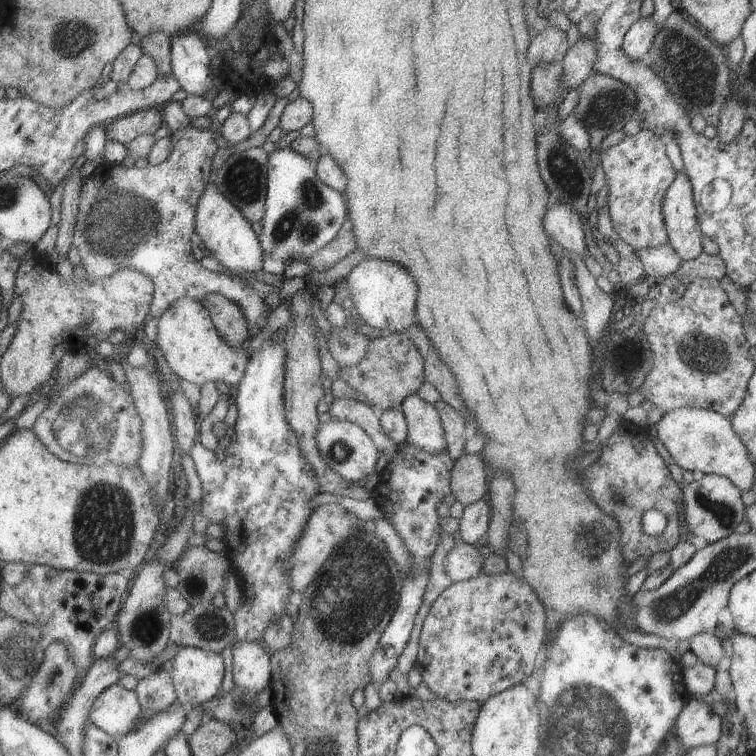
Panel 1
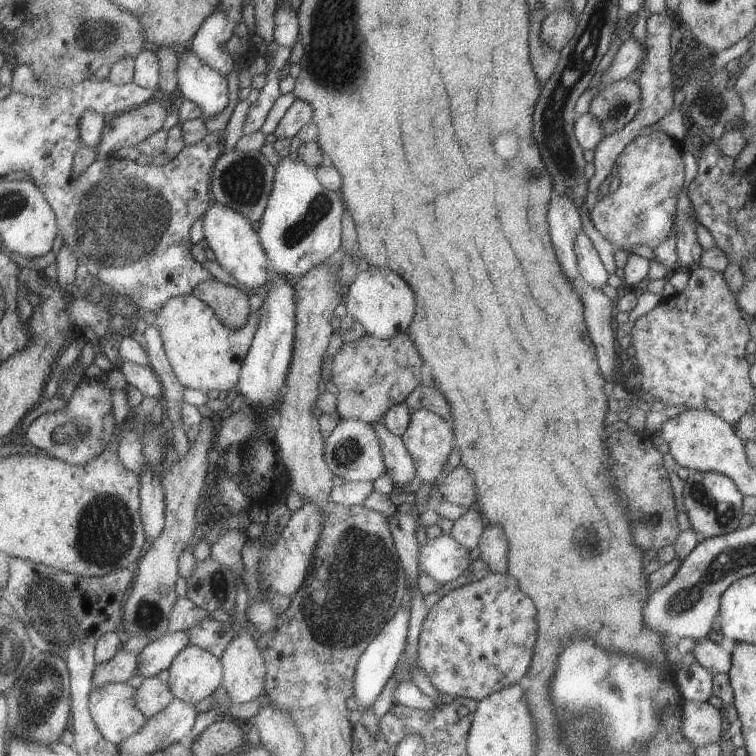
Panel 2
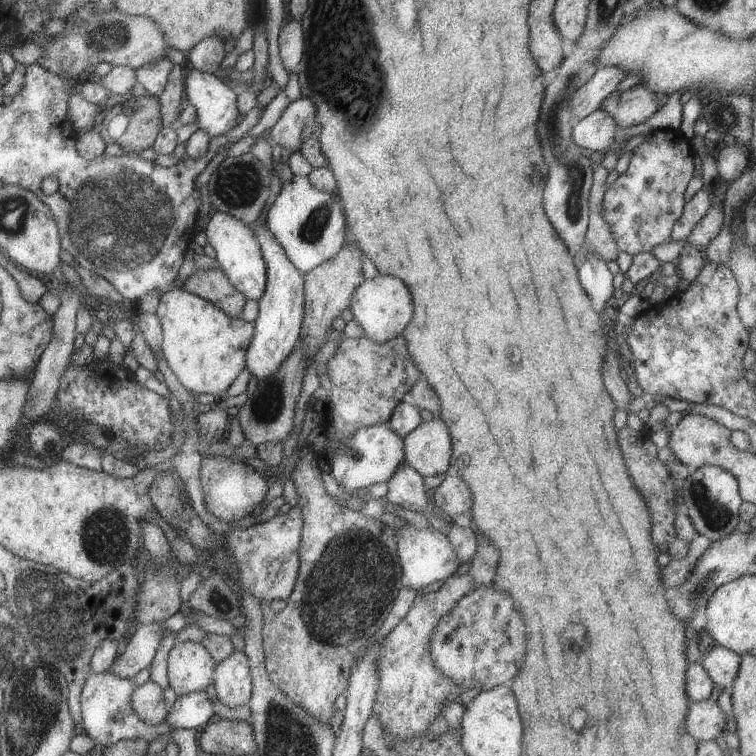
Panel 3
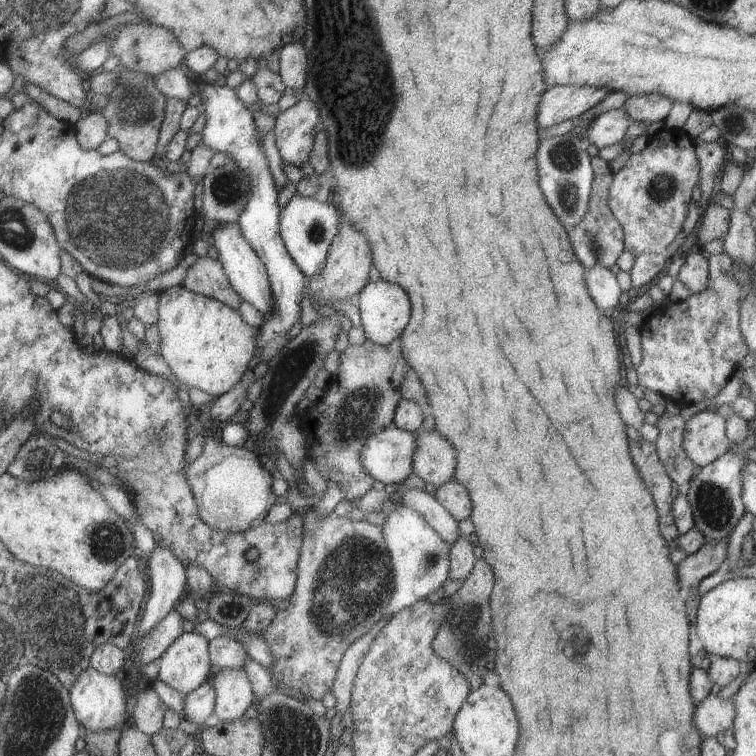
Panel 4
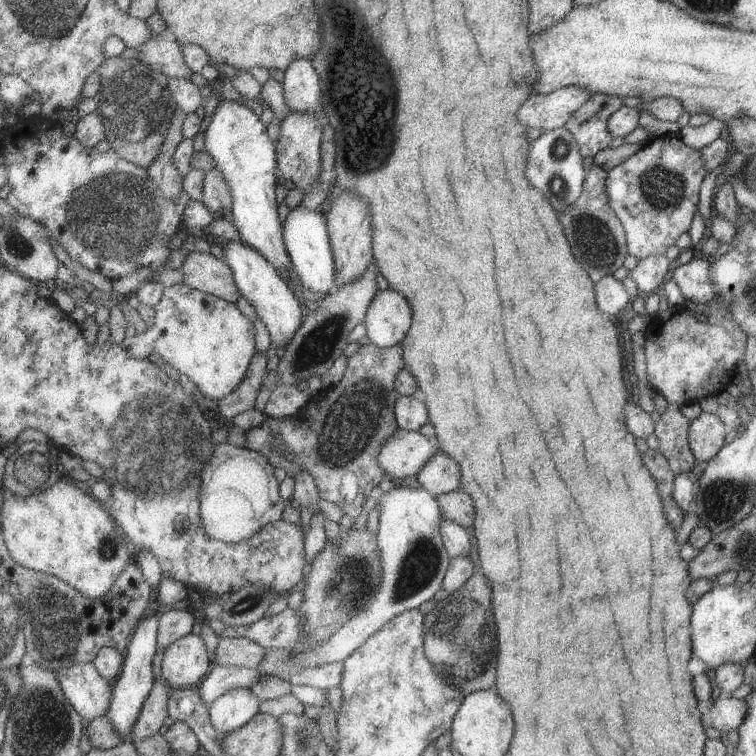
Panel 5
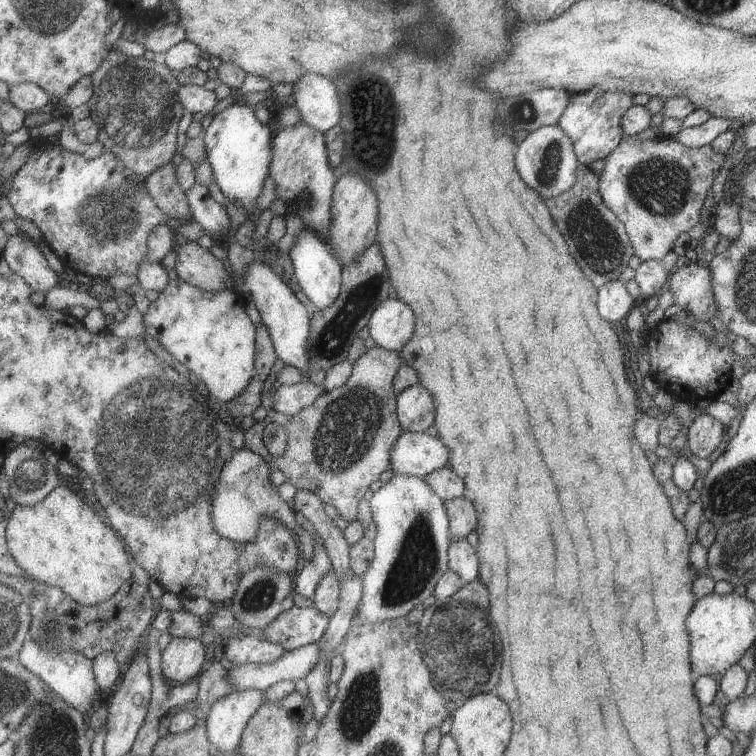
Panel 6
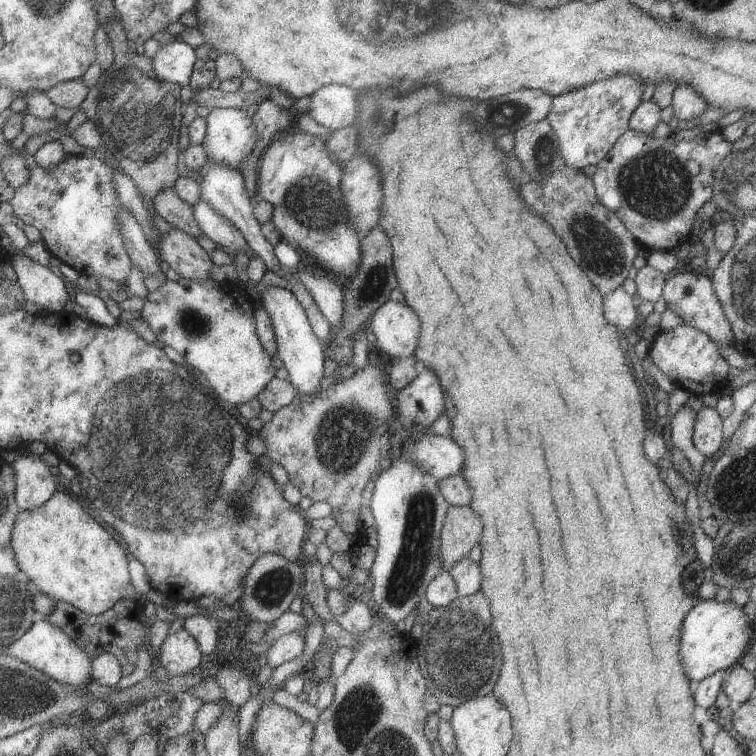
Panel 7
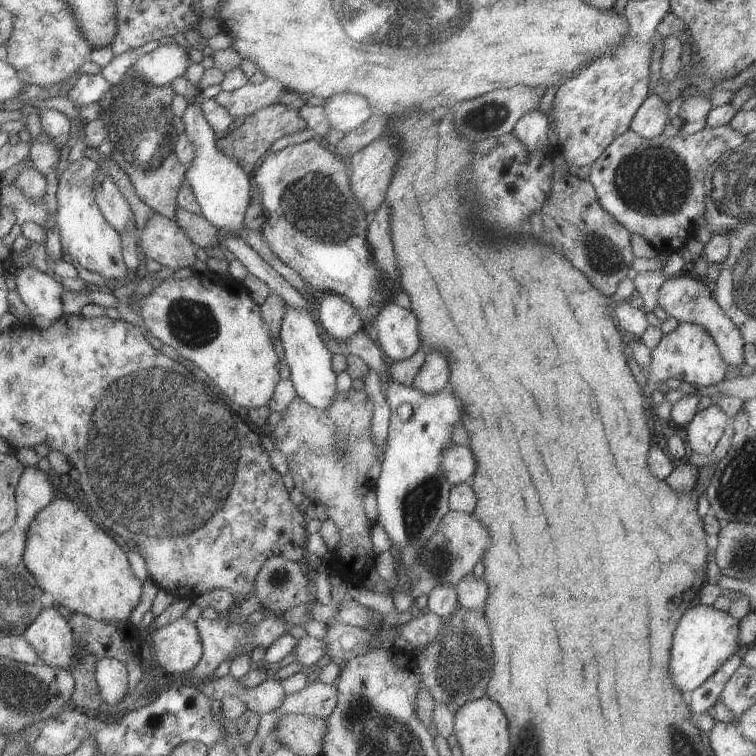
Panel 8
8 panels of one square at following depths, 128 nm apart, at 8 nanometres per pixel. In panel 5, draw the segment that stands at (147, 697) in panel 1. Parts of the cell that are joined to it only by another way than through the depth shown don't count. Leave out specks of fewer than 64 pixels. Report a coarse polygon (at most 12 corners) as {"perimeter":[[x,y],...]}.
{"perimeter":[[156,678],[129,740],[154,736],[170,722],[172,688]]}

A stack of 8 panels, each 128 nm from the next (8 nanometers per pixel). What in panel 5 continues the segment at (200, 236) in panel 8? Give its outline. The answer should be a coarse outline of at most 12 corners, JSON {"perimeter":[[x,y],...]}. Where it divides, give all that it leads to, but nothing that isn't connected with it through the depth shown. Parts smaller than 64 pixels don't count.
{"perimeter":[[176,108],[158,156],[147,167],[170,200],[182,196],[174,150],[184,140],[187,114]]}

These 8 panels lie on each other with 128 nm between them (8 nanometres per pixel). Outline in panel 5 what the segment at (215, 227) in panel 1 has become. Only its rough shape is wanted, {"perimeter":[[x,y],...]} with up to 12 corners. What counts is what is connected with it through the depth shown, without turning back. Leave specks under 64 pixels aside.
{"perimeter":[[220,241],[239,293],[284,348],[302,326],[289,281],[254,247]]}

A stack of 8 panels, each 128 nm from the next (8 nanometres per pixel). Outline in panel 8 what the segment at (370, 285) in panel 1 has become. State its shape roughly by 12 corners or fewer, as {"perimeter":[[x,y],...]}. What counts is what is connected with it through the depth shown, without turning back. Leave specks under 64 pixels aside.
{"perimeter":[[388,300],[374,319],[381,351],[410,358],[422,345],[411,309]]}

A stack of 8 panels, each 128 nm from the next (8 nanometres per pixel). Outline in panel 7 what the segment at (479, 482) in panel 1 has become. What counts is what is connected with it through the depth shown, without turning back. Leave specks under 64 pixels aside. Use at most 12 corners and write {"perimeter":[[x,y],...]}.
{"perimeter":[[450,506],[440,544],[442,569],[460,562],[482,538],[472,508]]}

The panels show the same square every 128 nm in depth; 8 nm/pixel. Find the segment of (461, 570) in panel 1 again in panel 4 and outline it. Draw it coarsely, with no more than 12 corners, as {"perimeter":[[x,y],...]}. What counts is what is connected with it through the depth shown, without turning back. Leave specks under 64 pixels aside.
{"perimeter":[[420,512],[382,525],[392,594],[382,618],[438,590],[451,545]]}

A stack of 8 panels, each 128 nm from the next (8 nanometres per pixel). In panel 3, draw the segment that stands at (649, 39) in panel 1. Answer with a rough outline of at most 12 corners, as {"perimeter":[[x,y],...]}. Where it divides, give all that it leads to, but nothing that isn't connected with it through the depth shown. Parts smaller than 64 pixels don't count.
{"perimeter":[[620,66],[600,67],[568,102],[586,118],[617,90]]}

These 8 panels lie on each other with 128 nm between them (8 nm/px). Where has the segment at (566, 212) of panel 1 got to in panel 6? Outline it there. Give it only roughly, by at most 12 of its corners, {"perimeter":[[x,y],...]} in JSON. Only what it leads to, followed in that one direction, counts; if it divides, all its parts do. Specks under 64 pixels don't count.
{"perimeter":[[624,281],[600,288],[598,308],[608,322],[620,322],[638,302]]}

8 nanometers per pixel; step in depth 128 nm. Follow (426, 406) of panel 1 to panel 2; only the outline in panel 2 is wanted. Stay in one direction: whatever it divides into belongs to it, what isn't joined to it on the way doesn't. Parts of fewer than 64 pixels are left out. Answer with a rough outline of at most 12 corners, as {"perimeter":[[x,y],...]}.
{"perimeter":[[420,407],[401,437],[422,486],[418,521],[455,449],[453,426]]}

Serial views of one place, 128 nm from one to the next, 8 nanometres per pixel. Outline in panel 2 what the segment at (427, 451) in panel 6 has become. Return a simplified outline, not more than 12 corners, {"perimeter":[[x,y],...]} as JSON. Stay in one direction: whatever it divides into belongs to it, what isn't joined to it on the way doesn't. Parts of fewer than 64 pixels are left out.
{"perimeter":[[342,419],[325,439],[337,477],[374,483],[387,473],[372,425]]}

